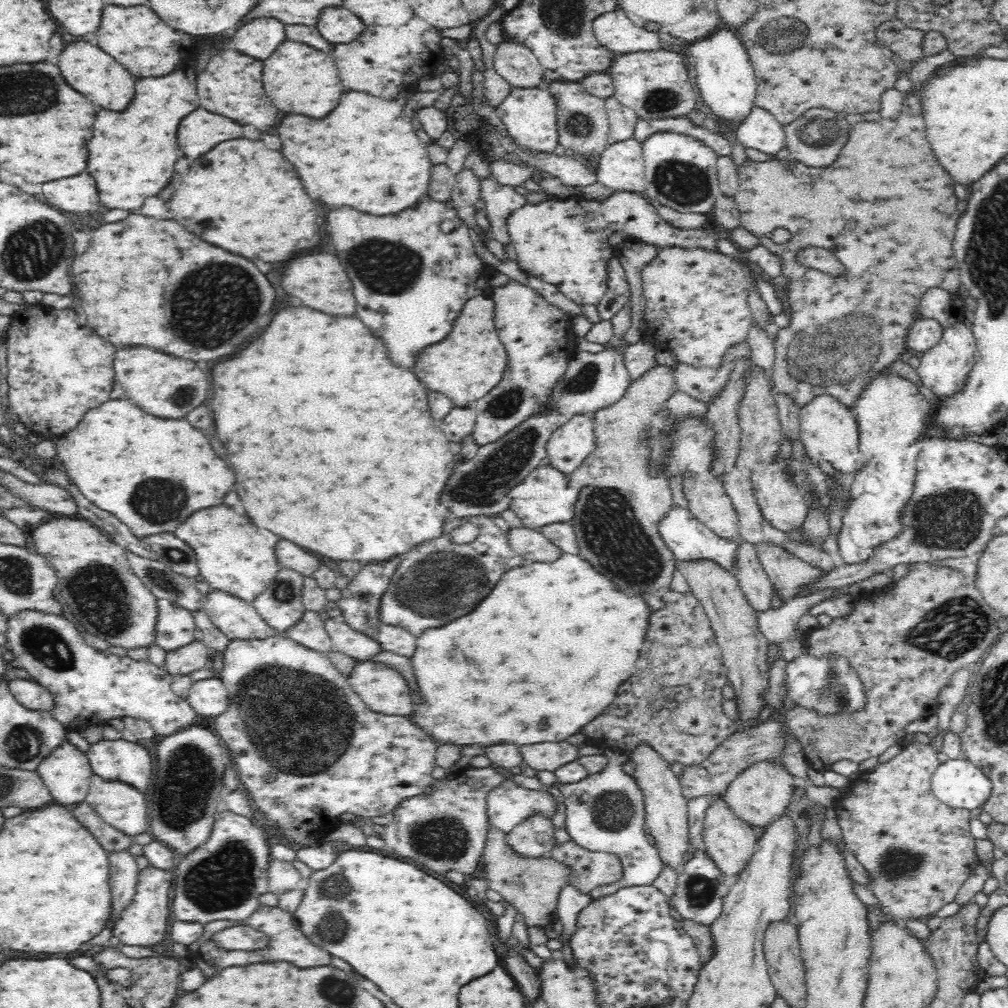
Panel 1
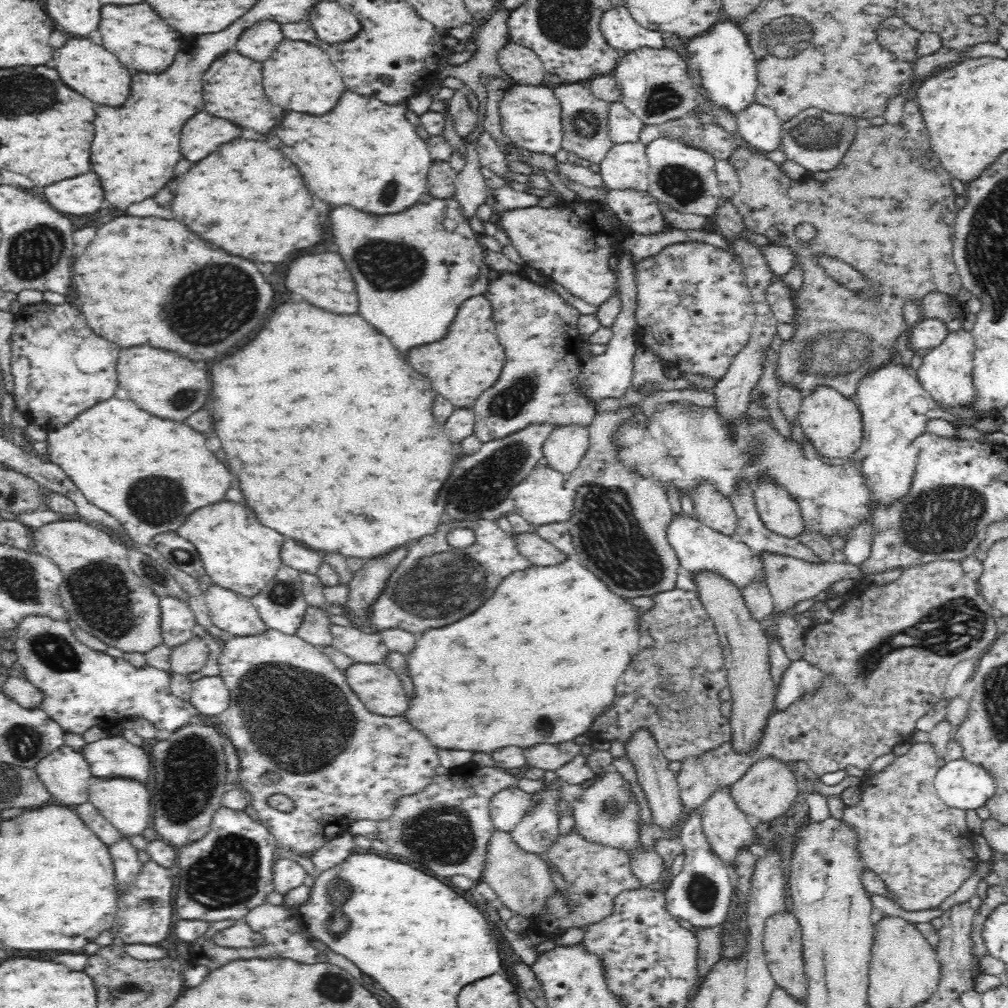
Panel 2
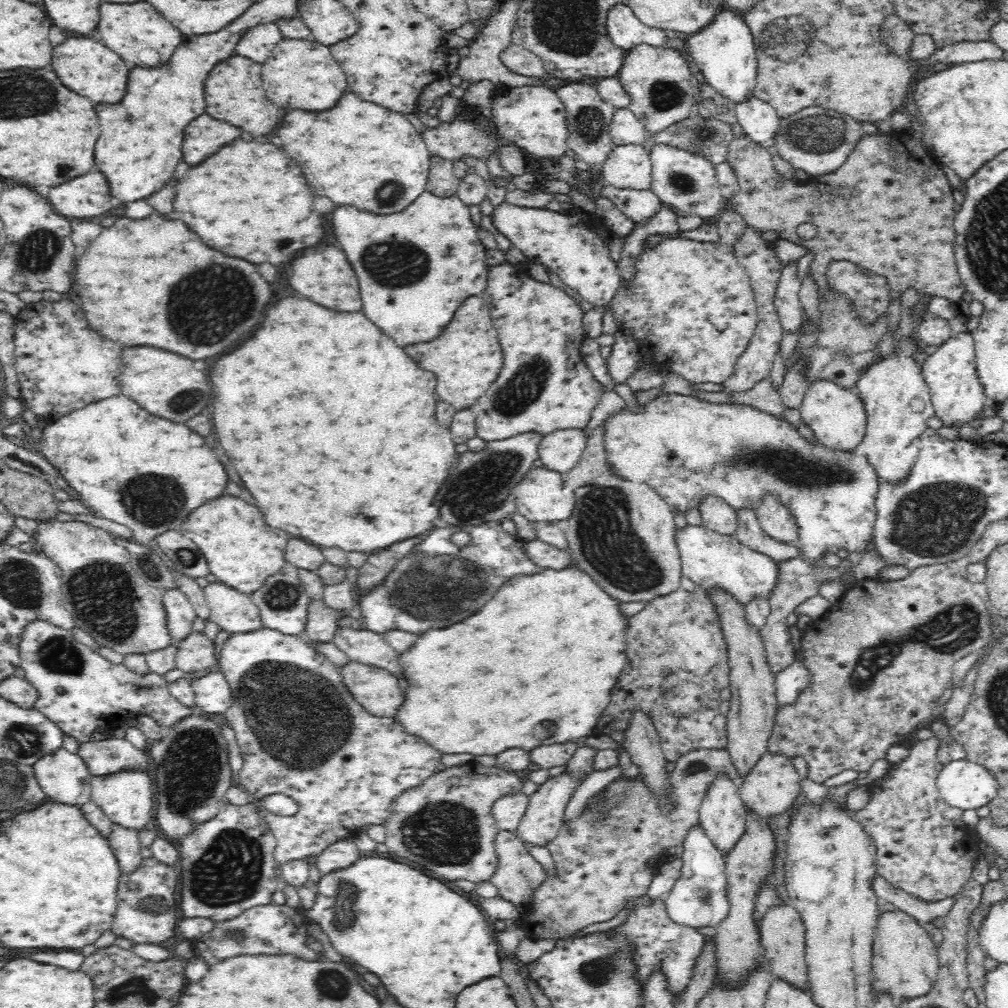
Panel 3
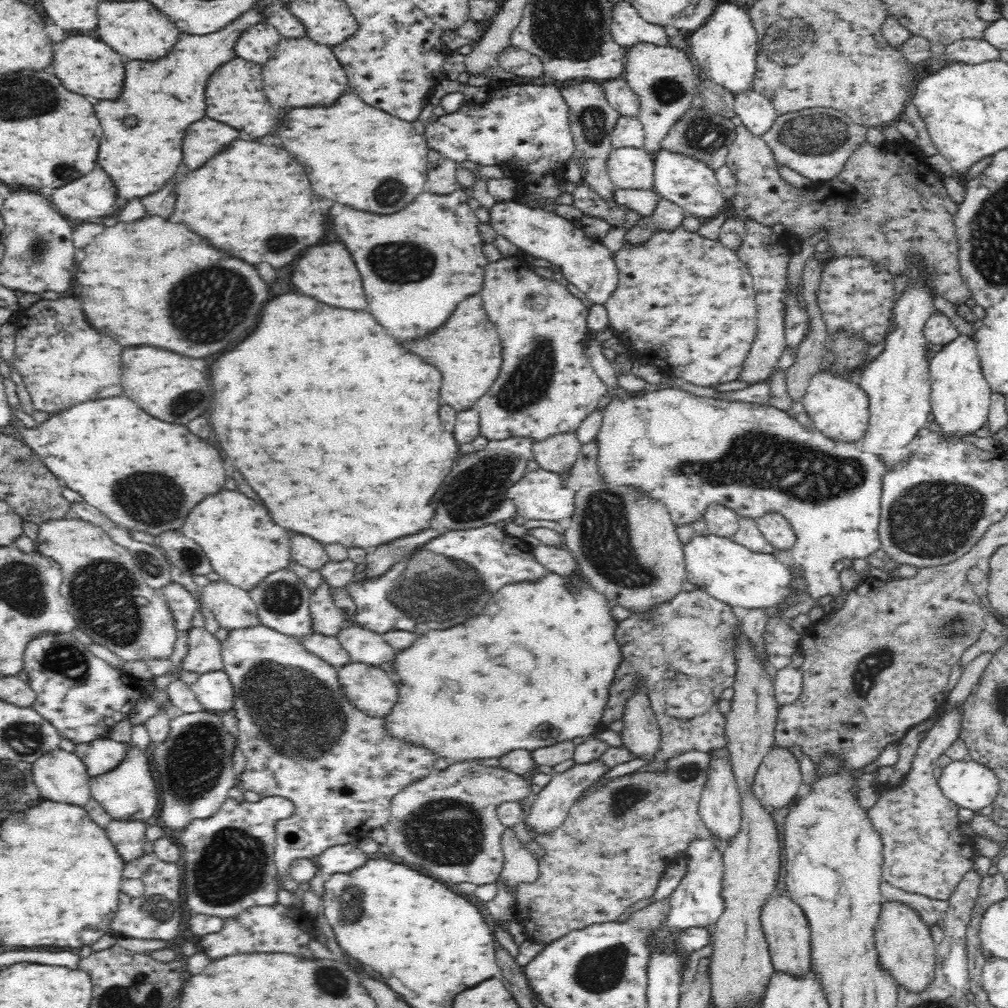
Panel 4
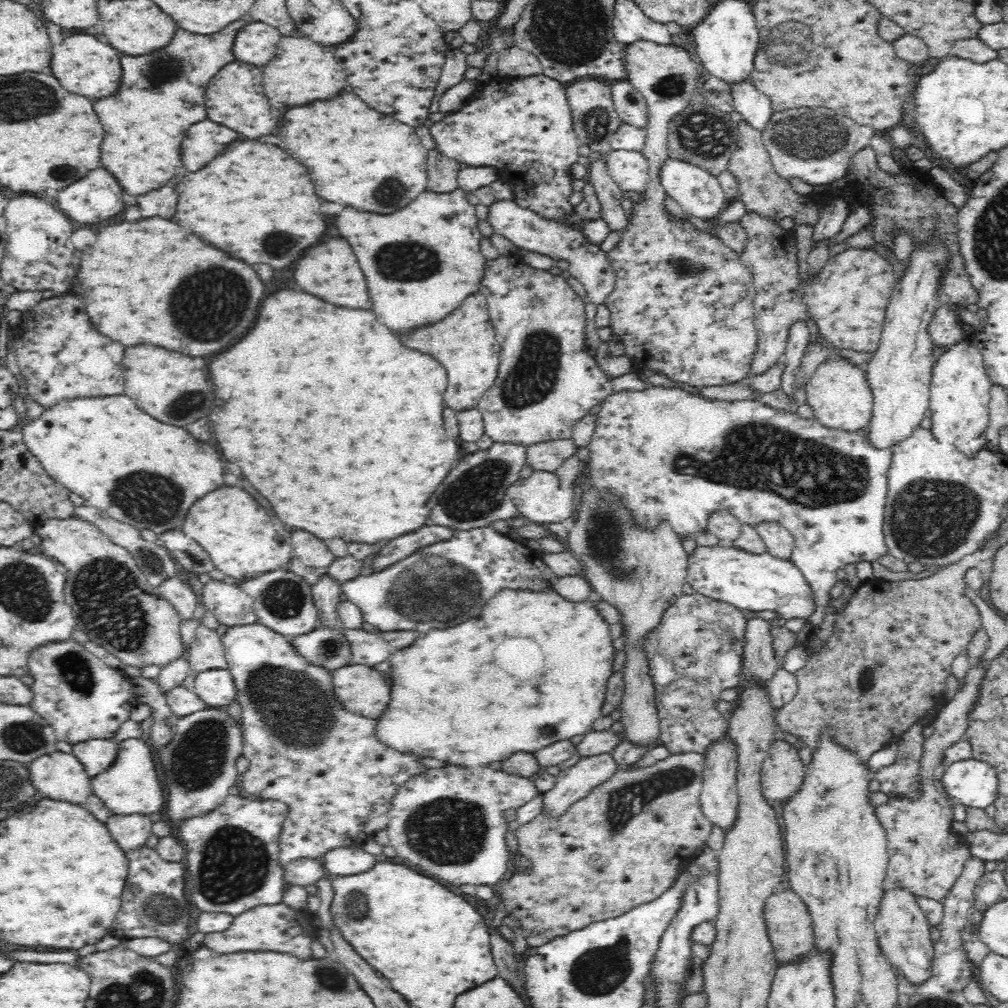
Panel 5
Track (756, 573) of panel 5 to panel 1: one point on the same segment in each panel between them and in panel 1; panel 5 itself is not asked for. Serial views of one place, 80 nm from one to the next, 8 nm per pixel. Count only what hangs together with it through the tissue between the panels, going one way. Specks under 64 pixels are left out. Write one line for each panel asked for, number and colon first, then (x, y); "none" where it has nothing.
1: (682, 533)
2: (697, 546)
3: (708, 558)
4: (730, 572)

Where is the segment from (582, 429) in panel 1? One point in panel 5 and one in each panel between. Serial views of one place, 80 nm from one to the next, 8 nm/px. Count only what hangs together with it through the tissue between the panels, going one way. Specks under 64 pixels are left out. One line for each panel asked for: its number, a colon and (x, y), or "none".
2: (566, 447)
3: (561, 450)
4: (559, 452)
5: (546, 456)

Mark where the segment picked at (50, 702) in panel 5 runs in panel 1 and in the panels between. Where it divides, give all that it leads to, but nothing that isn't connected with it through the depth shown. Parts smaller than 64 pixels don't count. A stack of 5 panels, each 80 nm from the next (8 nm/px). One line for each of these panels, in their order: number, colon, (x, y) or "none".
1: (90, 686)
2: (81, 686)
3: (77, 688)
4: (80, 694)

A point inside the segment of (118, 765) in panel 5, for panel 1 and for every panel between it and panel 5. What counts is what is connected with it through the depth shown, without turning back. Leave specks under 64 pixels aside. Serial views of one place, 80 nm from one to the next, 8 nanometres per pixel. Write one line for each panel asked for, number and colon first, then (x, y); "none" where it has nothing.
1: (119, 805)
2: (124, 803)
3: (126, 798)
4: (130, 792)

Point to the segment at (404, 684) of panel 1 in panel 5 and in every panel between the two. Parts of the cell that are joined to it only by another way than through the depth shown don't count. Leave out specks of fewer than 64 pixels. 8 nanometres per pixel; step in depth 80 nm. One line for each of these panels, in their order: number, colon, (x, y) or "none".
2: (377, 685)
3: (377, 690)
4: (371, 689)
5: (362, 689)

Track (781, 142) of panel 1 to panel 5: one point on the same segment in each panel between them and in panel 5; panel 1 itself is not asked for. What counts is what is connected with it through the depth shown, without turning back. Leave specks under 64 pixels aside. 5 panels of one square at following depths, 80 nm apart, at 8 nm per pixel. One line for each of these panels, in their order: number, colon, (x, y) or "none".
2: (758, 125)
3: (760, 122)
4: (758, 115)
5: (756, 108)

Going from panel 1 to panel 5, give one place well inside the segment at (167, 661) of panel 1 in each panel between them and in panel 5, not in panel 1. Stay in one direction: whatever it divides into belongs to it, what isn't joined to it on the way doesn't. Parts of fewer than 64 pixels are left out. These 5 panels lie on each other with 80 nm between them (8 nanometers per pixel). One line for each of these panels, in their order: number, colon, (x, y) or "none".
2: (190, 657)
3: (196, 652)
4: (204, 655)
5: (206, 650)

